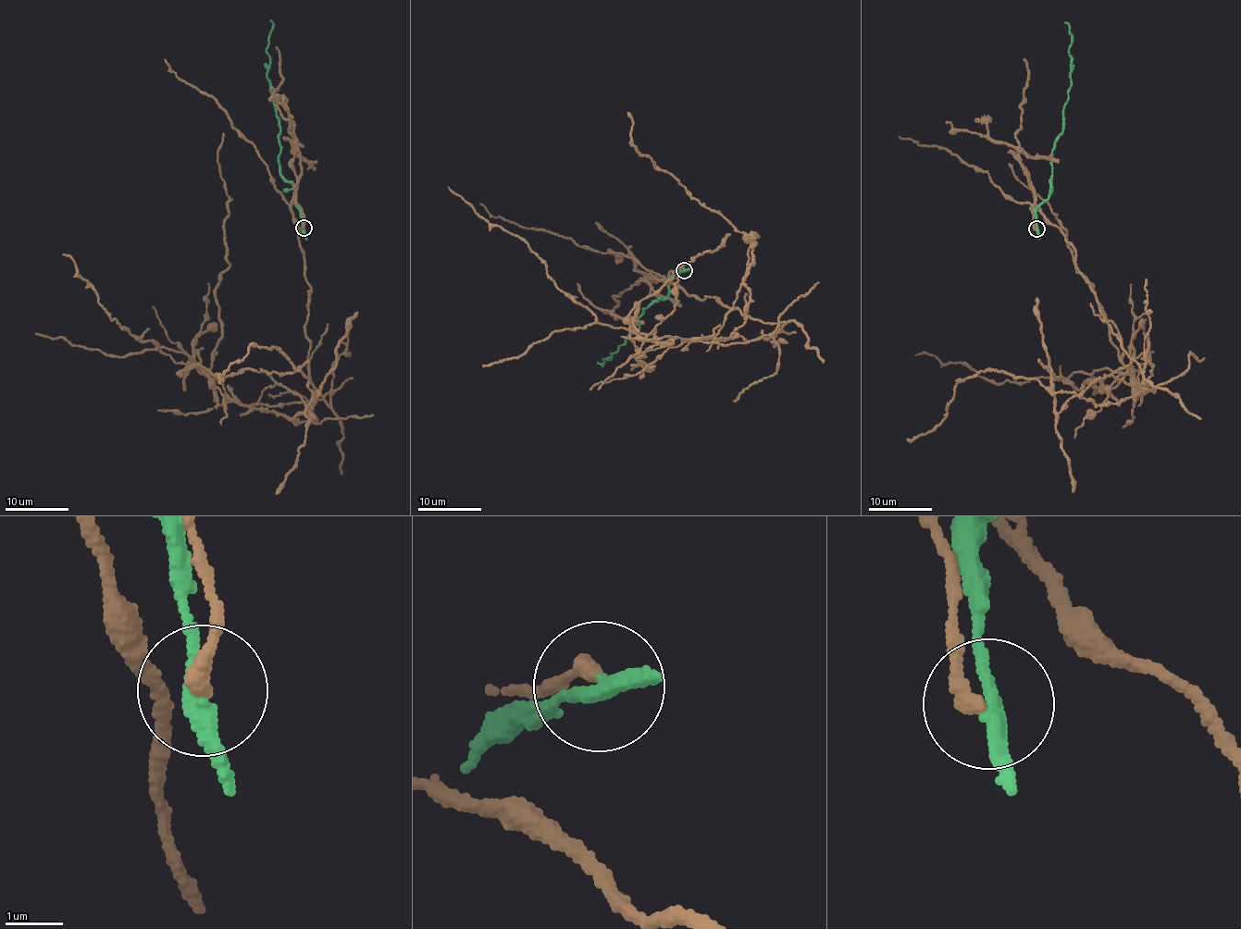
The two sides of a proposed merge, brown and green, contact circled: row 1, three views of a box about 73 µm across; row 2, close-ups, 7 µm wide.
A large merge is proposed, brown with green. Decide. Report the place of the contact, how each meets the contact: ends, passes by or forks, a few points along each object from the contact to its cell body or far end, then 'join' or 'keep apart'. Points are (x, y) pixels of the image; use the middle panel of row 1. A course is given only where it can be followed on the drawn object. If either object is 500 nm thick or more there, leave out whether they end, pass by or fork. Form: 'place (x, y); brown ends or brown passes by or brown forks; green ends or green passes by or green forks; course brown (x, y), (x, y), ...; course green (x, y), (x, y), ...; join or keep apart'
place (684, 270); brown ends; green passes by; course brown (685, 269), (666, 278), (781, 325), (749, 340), (664, 344), (600, 324), (525, 241), (449, 187); course green (685, 270), (670, 279), (666, 296), (642, 313), (638, 329), (616, 352), (602, 360), (601, 365), (598, 362); keep apart

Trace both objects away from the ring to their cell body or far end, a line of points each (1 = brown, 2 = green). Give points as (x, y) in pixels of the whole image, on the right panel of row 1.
1: (1036, 229), (1036, 206), (1122, 350), (1147, 357), (1135, 402), (1104, 367), (994, 383), (916, 355)
2: (1037, 229), (1035, 210), (1046, 200), (1052, 178), (1052, 148), (1063, 128), (1071, 79), (1072, 34), (1064, 21)

